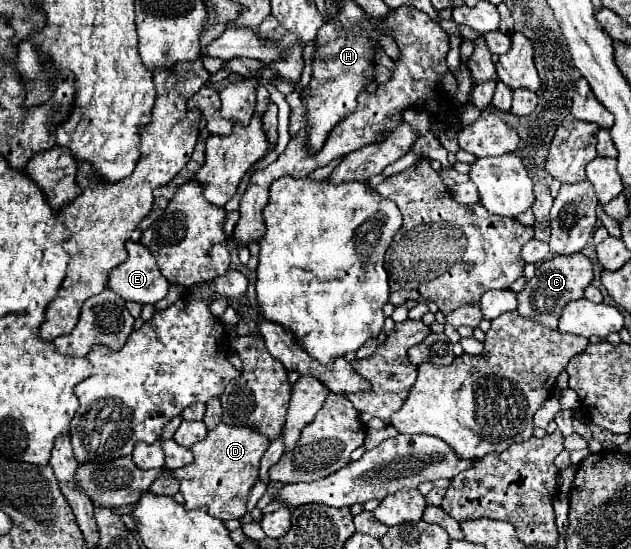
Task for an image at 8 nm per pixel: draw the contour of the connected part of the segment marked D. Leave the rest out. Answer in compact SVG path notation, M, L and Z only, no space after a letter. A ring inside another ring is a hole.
M219 424L207 432L207 438L191 448L195 460L189 466L173 470L173 476L181 480L181 492L185 496L185 508L209 506L209 514L219 520L241 518L247 512L247 500L253 484L259 478L259 462L269 446L269 438L257 428Z

